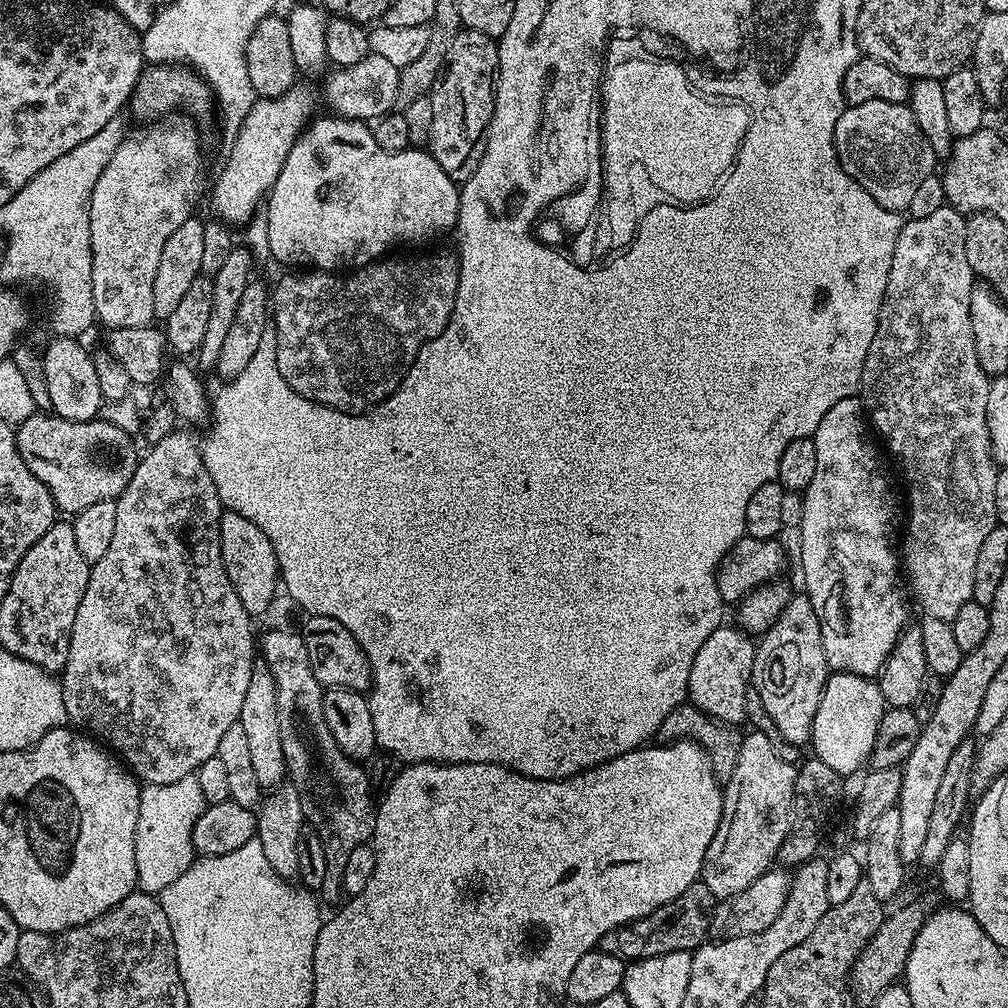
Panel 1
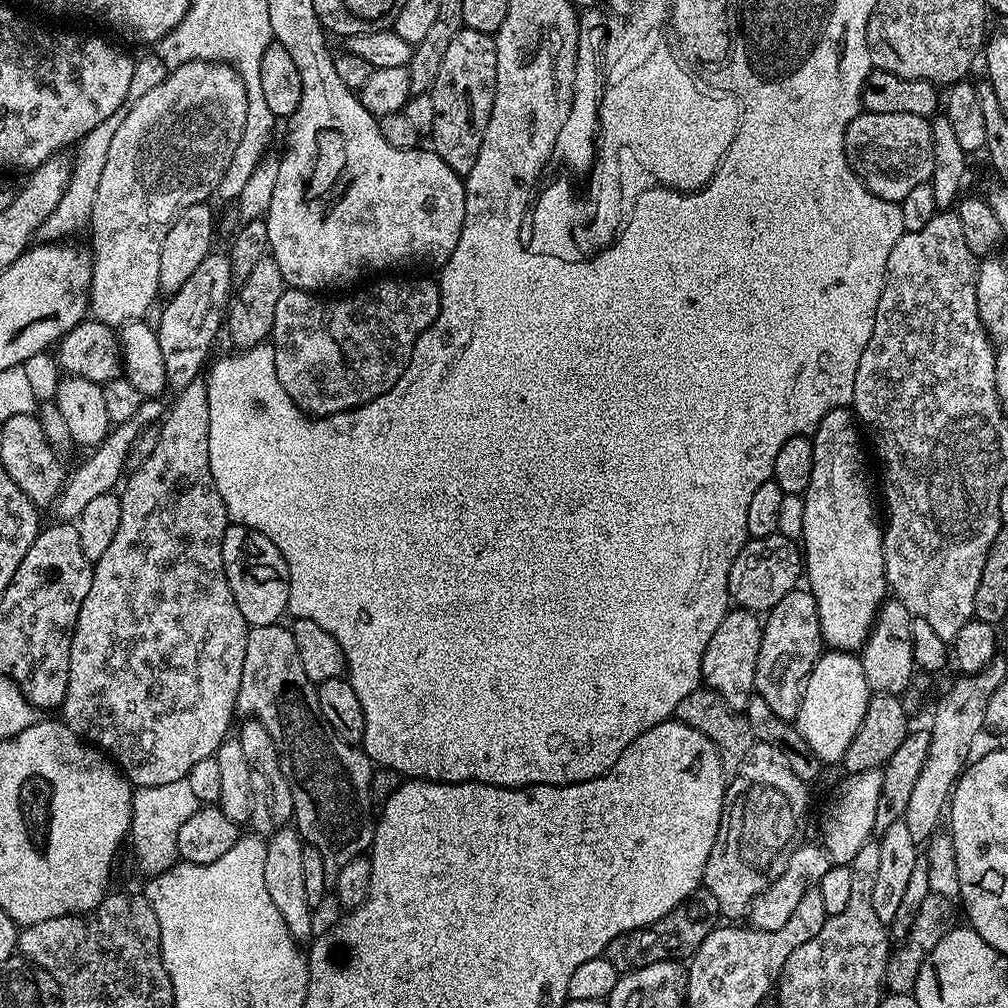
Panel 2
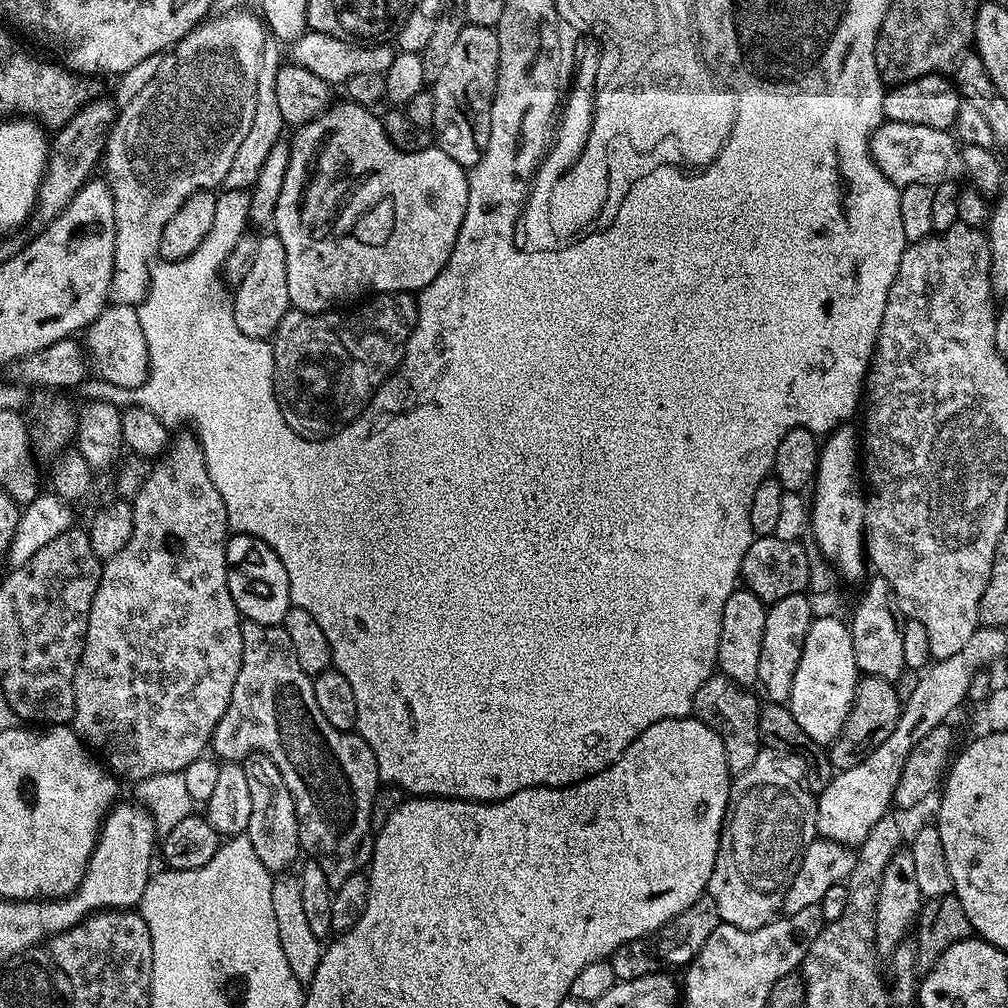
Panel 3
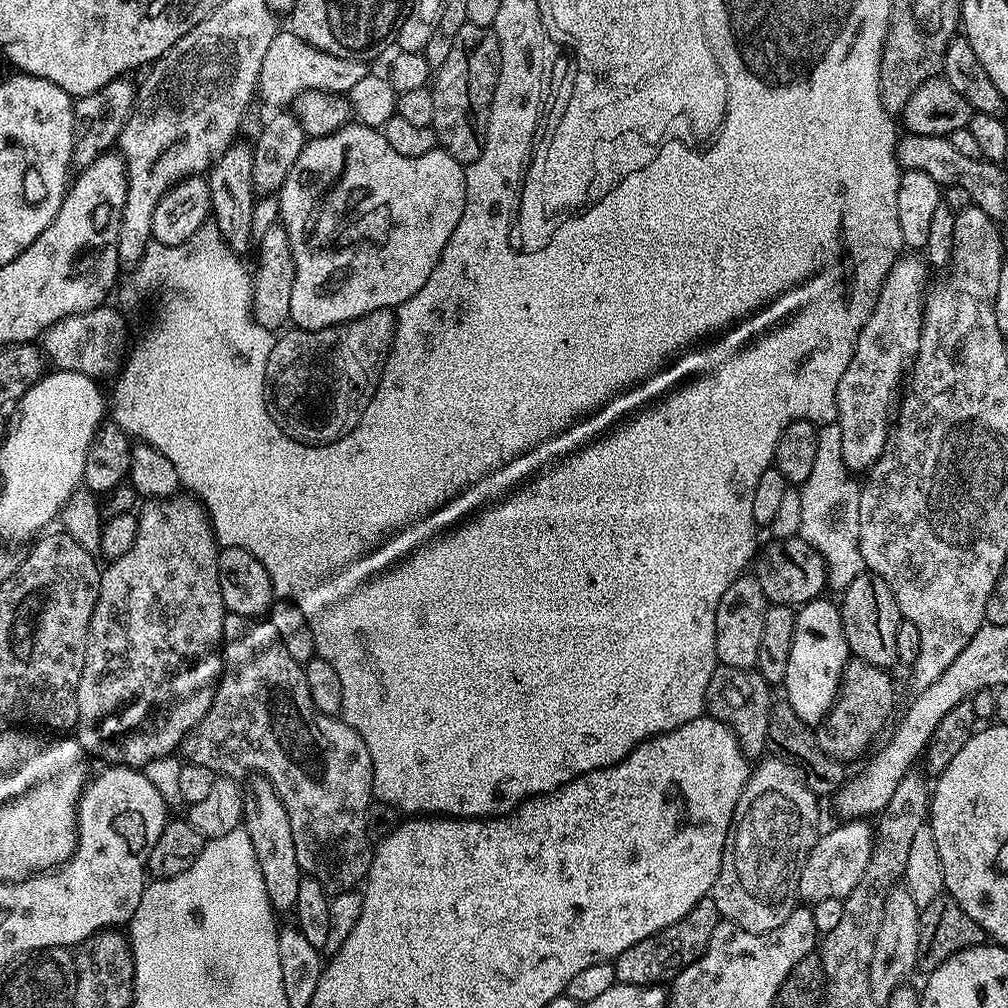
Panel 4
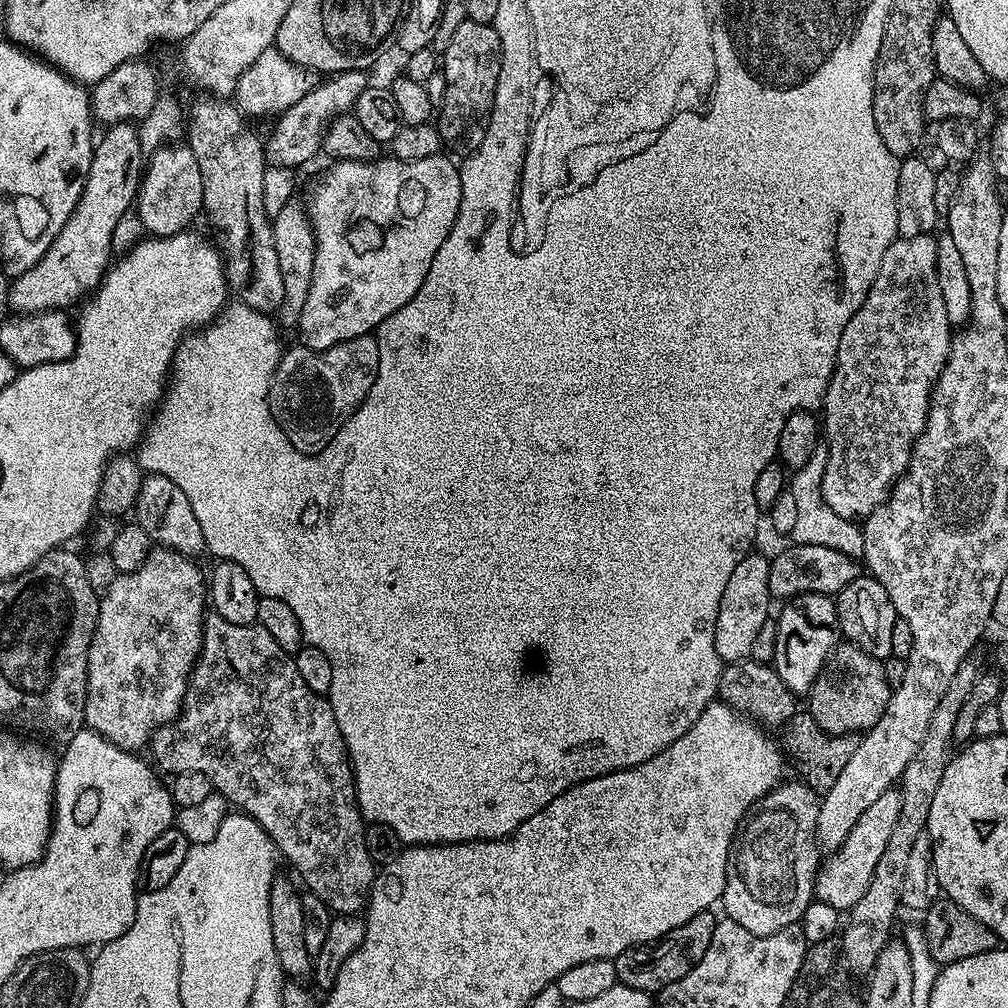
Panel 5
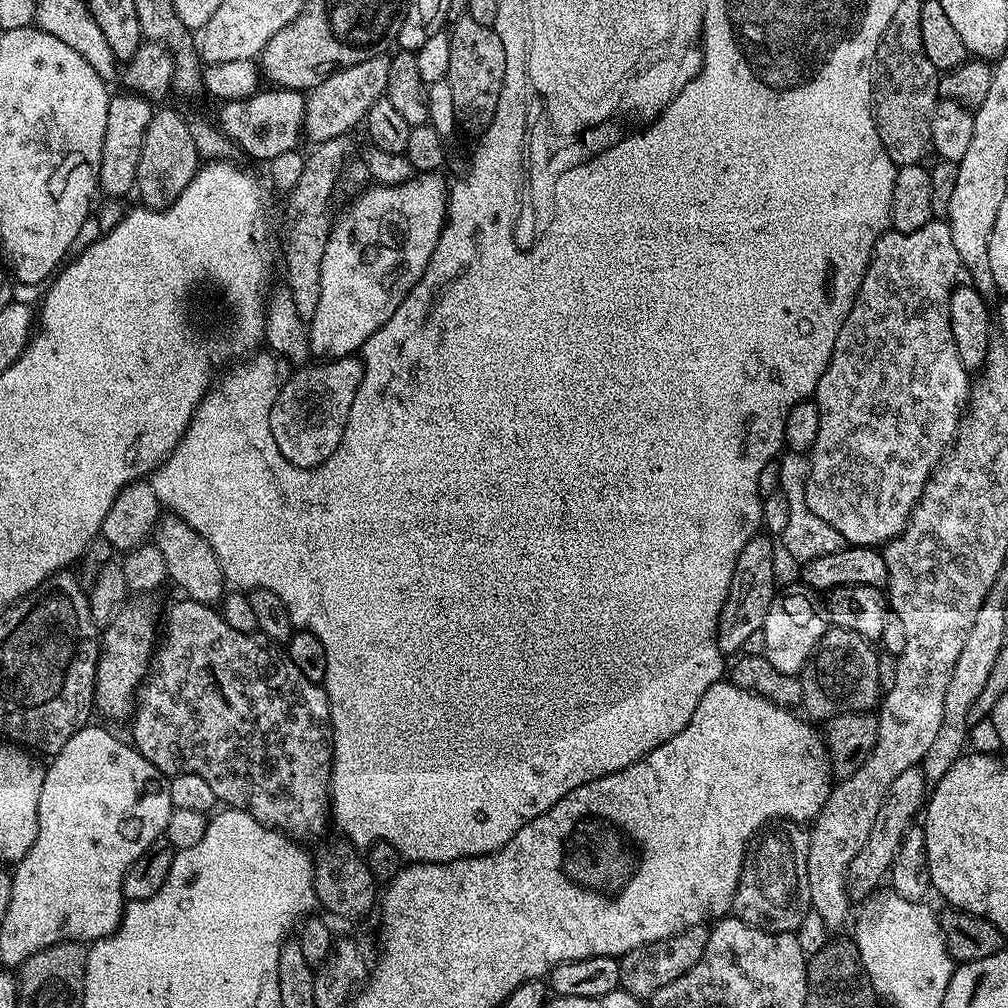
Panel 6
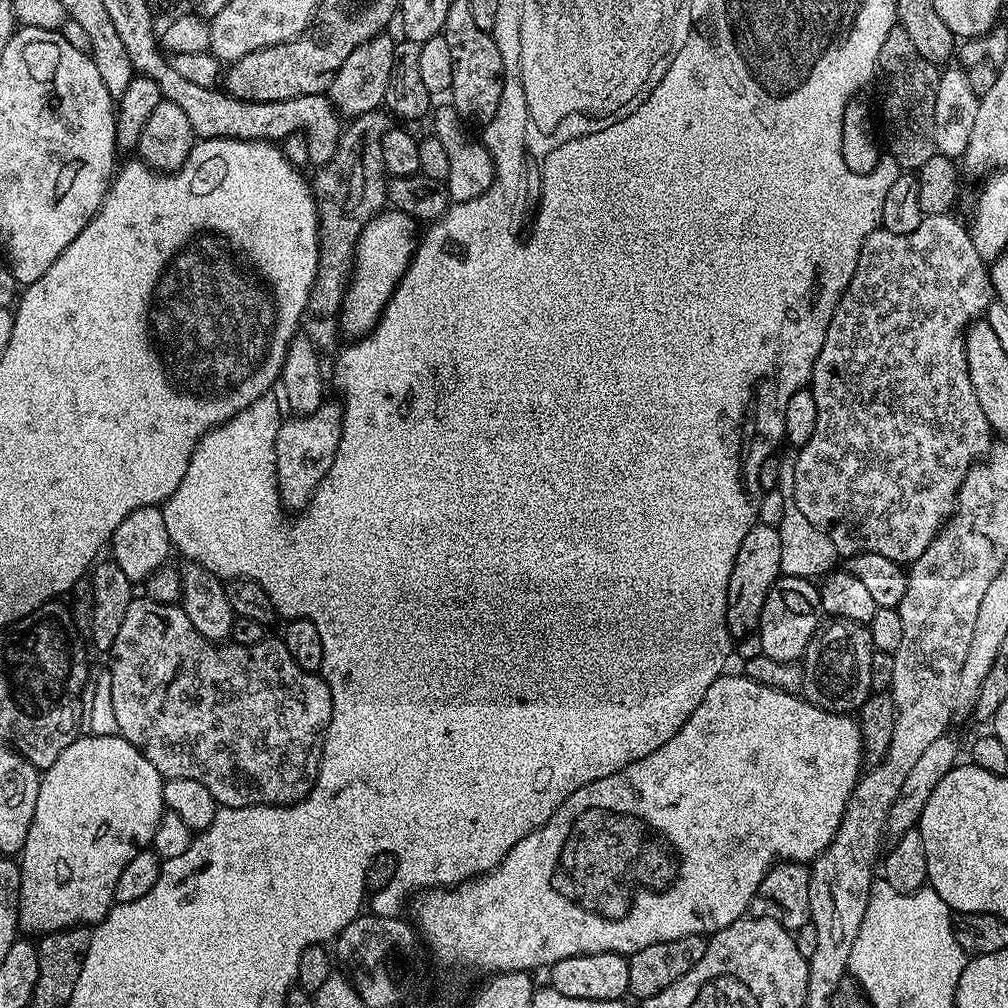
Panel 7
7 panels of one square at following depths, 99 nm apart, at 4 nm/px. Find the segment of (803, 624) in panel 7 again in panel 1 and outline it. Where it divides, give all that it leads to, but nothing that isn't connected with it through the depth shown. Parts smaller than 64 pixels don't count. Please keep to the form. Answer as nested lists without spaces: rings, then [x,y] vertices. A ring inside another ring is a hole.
[[[832,672],[826,686],[822,690],[822,702],[818,702],[818,714],[814,714],[810,748],[813,748],[815,759],[826,762],[830,770],[834,770],[842,778],[848,778],[851,772],[859,770],[872,759],[874,738],[878,738],[878,726],[882,722],[886,705],[882,698],[882,690],[875,679],[850,674],[849,672]]]

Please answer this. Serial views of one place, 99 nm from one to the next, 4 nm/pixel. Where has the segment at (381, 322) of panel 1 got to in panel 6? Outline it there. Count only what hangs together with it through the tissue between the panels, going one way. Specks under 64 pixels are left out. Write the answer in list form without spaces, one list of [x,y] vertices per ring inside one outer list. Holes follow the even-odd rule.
[[[355,355],[314,364],[293,371],[296,373],[285,384],[283,381],[279,385],[276,401],[270,410],[270,430],[274,434],[274,442],[282,458],[299,468],[317,468],[322,462],[326,462],[326,458],[330,458],[330,454],[334,454],[334,450],[338,450],[338,442],[350,418],[350,406],[354,406],[358,386],[364,377],[364,365]]]

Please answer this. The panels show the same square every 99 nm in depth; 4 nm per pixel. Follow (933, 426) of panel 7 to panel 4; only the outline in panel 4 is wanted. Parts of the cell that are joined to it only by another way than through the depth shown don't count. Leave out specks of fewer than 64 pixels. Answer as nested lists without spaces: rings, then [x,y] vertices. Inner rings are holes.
[[[916,254],[901,255],[894,262],[882,282],[874,310],[858,334],[850,366],[846,366],[846,374],[842,374],[842,382],[838,382],[834,423],[842,426],[842,458],[849,473],[867,473],[888,444],[902,385],[920,345],[924,298],[930,284],[928,272],[929,265]]]

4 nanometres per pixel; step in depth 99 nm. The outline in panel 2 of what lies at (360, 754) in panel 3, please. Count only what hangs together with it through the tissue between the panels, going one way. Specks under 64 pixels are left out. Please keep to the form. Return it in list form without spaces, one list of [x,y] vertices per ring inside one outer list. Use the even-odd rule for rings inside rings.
[[[278,623],[249,631],[236,710],[241,717],[259,720],[274,738],[290,786],[294,827],[307,847],[322,854],[326,882],[335,885],[338,870],[372,847],[374,760],[363,747],[342,739],[322,714],[316,685],[302,670],[291,627]]]

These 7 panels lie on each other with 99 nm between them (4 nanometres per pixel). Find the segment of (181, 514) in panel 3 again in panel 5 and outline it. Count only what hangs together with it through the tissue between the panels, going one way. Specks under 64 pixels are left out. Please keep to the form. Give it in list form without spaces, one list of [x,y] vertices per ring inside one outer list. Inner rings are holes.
[[[153,547],[138,570],[117,574],[99,597],[98,622],[88,651],[84,722],[91,731],[126,752],[135,753],[143,744],[145,747],[162,725],[179,717],[184,707],[188,680],[204,641],[204,618],[210,600],[205,573],[200,573],[196,563],[181,552]]]

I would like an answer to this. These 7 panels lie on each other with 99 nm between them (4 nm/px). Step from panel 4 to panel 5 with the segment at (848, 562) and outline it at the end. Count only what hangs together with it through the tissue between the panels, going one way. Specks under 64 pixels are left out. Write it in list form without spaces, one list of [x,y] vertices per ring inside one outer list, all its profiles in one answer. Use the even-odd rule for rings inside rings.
[[[821,442],[814,450],[813,456],[806,461],[806,466],[795,469],[790,476],[790,490],[794,494],[794,503],[798,509],[798,518],[794,521],[794,530],[790,533],[791,539],[797,544],[809,544],[810,546],[830,546],[830,550],[838,550],[842,554],[853,558],[860,558],[864,555],[864,529],[855,520],[847,520],[838,514],[834,514],[834,510],[830,510],[830,506],[826,506],[826,502],[822,498],[822,478],[826,470],[826,458],[828,457],[828,446]]]

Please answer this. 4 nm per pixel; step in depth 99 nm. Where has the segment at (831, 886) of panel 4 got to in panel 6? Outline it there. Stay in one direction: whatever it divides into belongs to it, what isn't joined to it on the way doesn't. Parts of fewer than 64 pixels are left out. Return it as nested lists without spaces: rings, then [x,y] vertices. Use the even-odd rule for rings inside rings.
[[[919,767],[902,770],[902,774],[898,774],[898,778],[894,778],[894,782],[874,818],[872,833],[866,842],[866,846],[862,846],[862,850],[854,858],[854,862],[850,862],[848,894],[853,901],[863,902],[869,899],[883,885],[880,884],[883,880],[885,883],[894,858],[900,849],[900,843],[904,840],[904,835],[908,833],[908,829],[913,827],[915,820],[912,819],[915,816],[917,819],[925,807],[926,788],[924,792],[924,787],[926,787],[926,781],[924,773]]]

